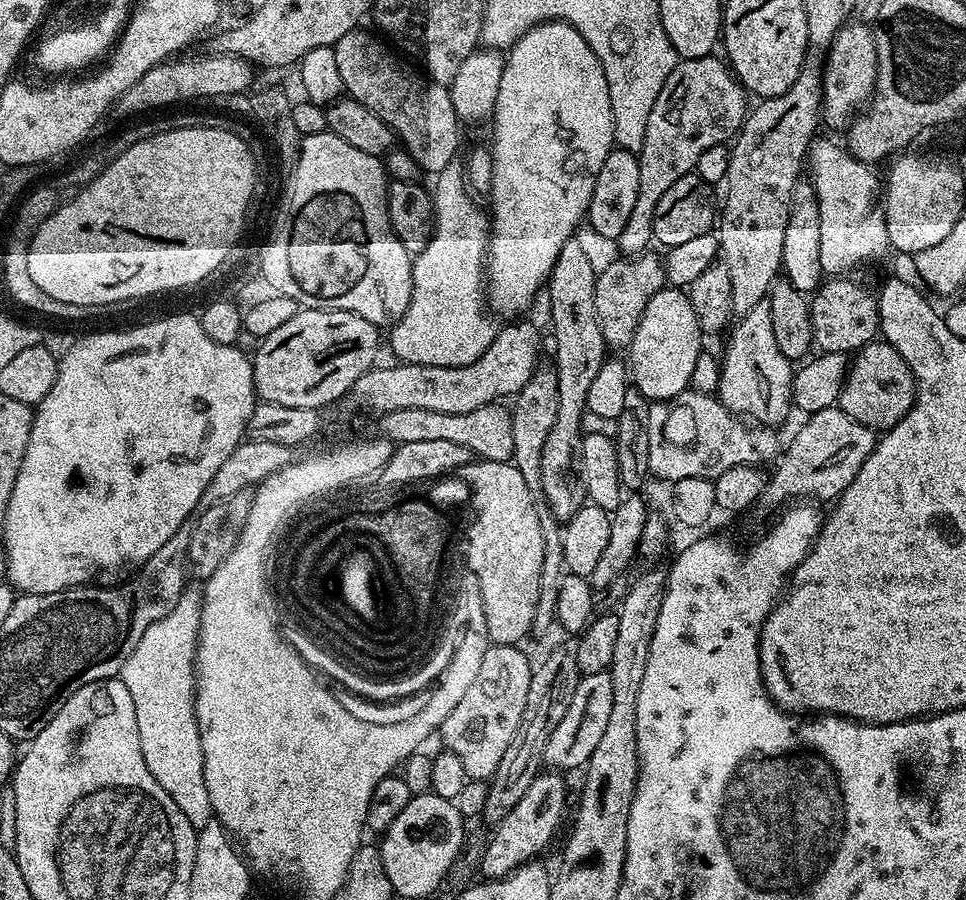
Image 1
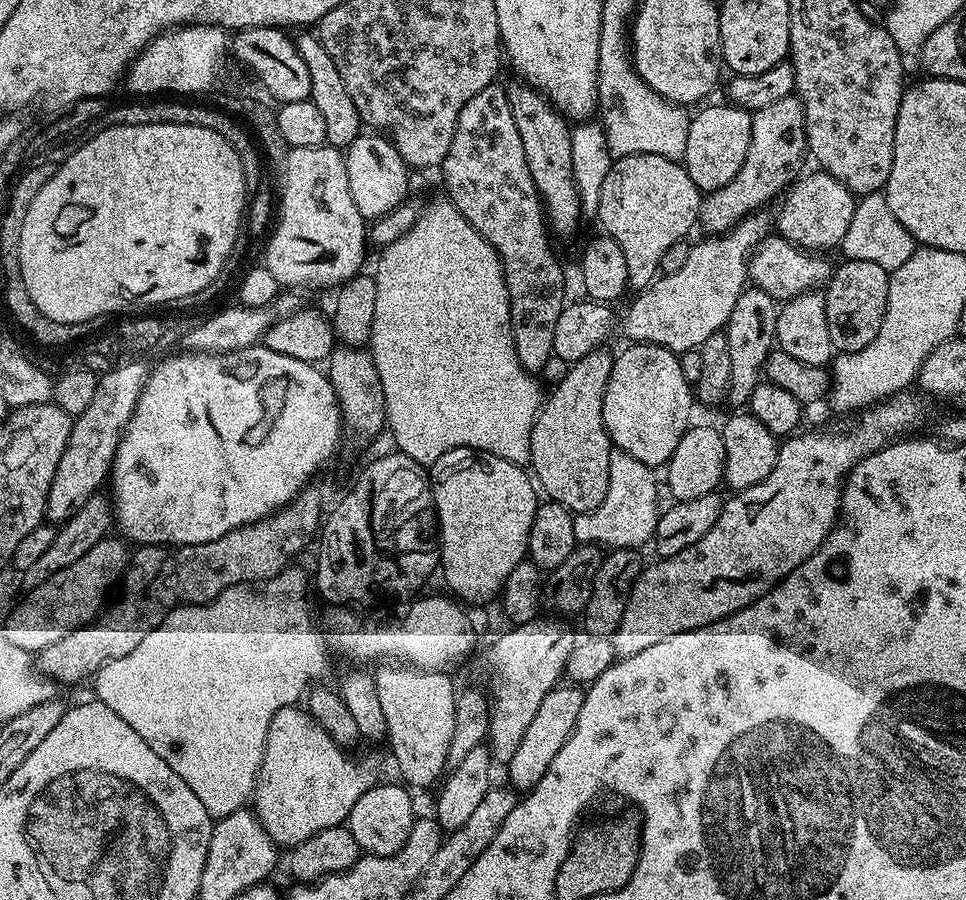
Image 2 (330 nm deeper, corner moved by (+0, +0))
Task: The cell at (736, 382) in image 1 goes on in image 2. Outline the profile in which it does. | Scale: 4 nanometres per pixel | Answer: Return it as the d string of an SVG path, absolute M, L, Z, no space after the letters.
M823 170L801 175L779 201L780 213L775 213L774 228L791 244L809 250L839 249L844 241L850 218L854 218L857 197L841 181Z

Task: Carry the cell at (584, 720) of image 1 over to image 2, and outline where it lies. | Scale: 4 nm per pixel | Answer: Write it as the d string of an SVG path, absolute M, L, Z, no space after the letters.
M895 392L885 400L857 411L851 418L836 418L829 428L821 432L801 431L787 437L779 445L774 470L770 470L762 482L739 489L732 497L727 497L723 510L718 514L718 522L714 522L714 526L710 526L710 530L706 530L694 546L673 556L657 559L657 564L649 563L640 573L638 582L634 582L630 602L626 602L626 614L622 614L618 630L611 635L617 657L638 654L662 642L662 638L670 638L670 634L682 634L686 630L705 628L707 624L725 620L730 614L765 596L774 585L798 570L798 566L802 566L823 546L824 539L836 527L840 515L840 493L844 490L848 471L862 458L911 433L908 431L915 424L923 422L925 401L913 392Z

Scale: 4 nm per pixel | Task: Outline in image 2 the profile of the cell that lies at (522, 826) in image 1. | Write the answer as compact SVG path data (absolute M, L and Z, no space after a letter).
M561 682L550 690L550 694L546 694L546 698L542 698L542 706L538 706L534 713L534 722L530 722L530 726L526 726L526 734L522 734L522 746L518 746L518 750L514 750L514 758L506 762L507 783L513 789L530 790L540 781L542 774L546 774L550 762L554 762L558 750L562 750L566 738L570 738L578 722L578 714L582 714L584 693L583 687Z

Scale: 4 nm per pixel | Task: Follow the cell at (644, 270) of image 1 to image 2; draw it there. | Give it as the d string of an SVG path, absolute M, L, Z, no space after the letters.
M795 94L770 102L770 106L762 106L752 112L752 129L750 130L750 150L746 154L746 162L742 162L742 170L726 182L717 192L707 193L700 206L699 227L705 228L708 234L723 234L729 232L739 220L744 220L754 212L761 211L772 199L788 191L794 181L801 175L800 167L804 164L808 152L806 114L803 104Z

